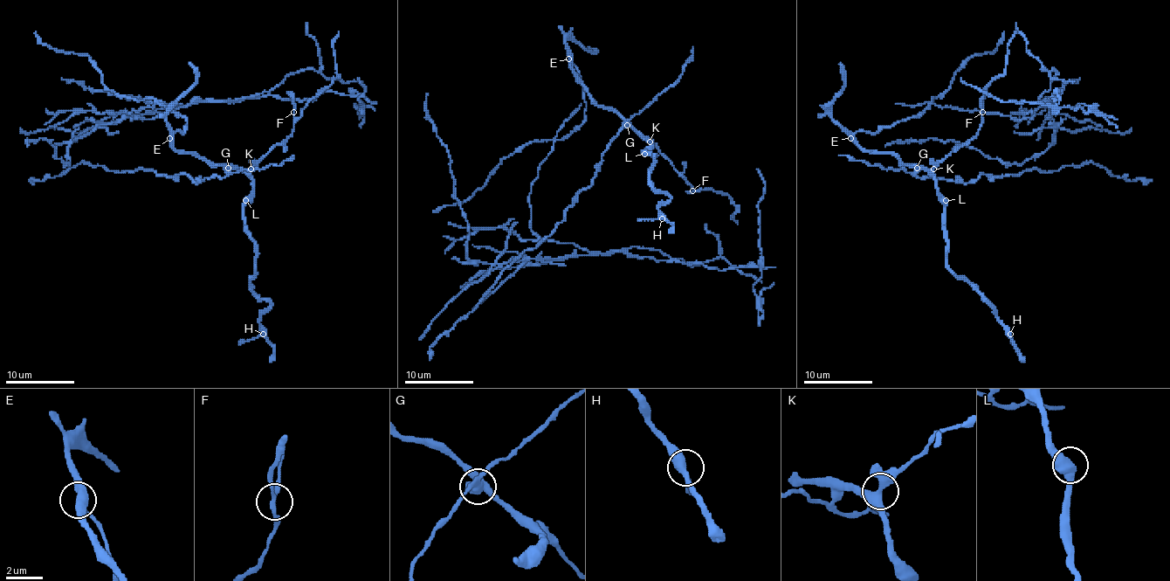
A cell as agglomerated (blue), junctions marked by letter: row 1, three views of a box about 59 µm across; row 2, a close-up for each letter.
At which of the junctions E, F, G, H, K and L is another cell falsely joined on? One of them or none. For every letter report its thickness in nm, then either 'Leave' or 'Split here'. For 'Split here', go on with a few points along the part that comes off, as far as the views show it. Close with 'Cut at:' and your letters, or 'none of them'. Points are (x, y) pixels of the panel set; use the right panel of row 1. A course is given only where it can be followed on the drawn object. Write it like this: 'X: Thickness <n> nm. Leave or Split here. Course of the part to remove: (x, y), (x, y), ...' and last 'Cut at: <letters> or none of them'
E: Thickness 400 nm. Leave
F: Thickness 200 nm. Leave
G: Thickness 480 nm. Split here
H: Thickness 380 nm. Leave
K: Thickness 360 nm. Leave
L: Thickness 550 nm. Leave
Cut at: G

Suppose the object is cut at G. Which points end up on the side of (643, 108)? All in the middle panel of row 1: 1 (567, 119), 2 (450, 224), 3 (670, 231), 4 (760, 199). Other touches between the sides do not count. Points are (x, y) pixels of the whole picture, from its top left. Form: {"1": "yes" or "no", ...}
{"1": "yes", "2": "yes", "3": "no", "4": "yes"}

